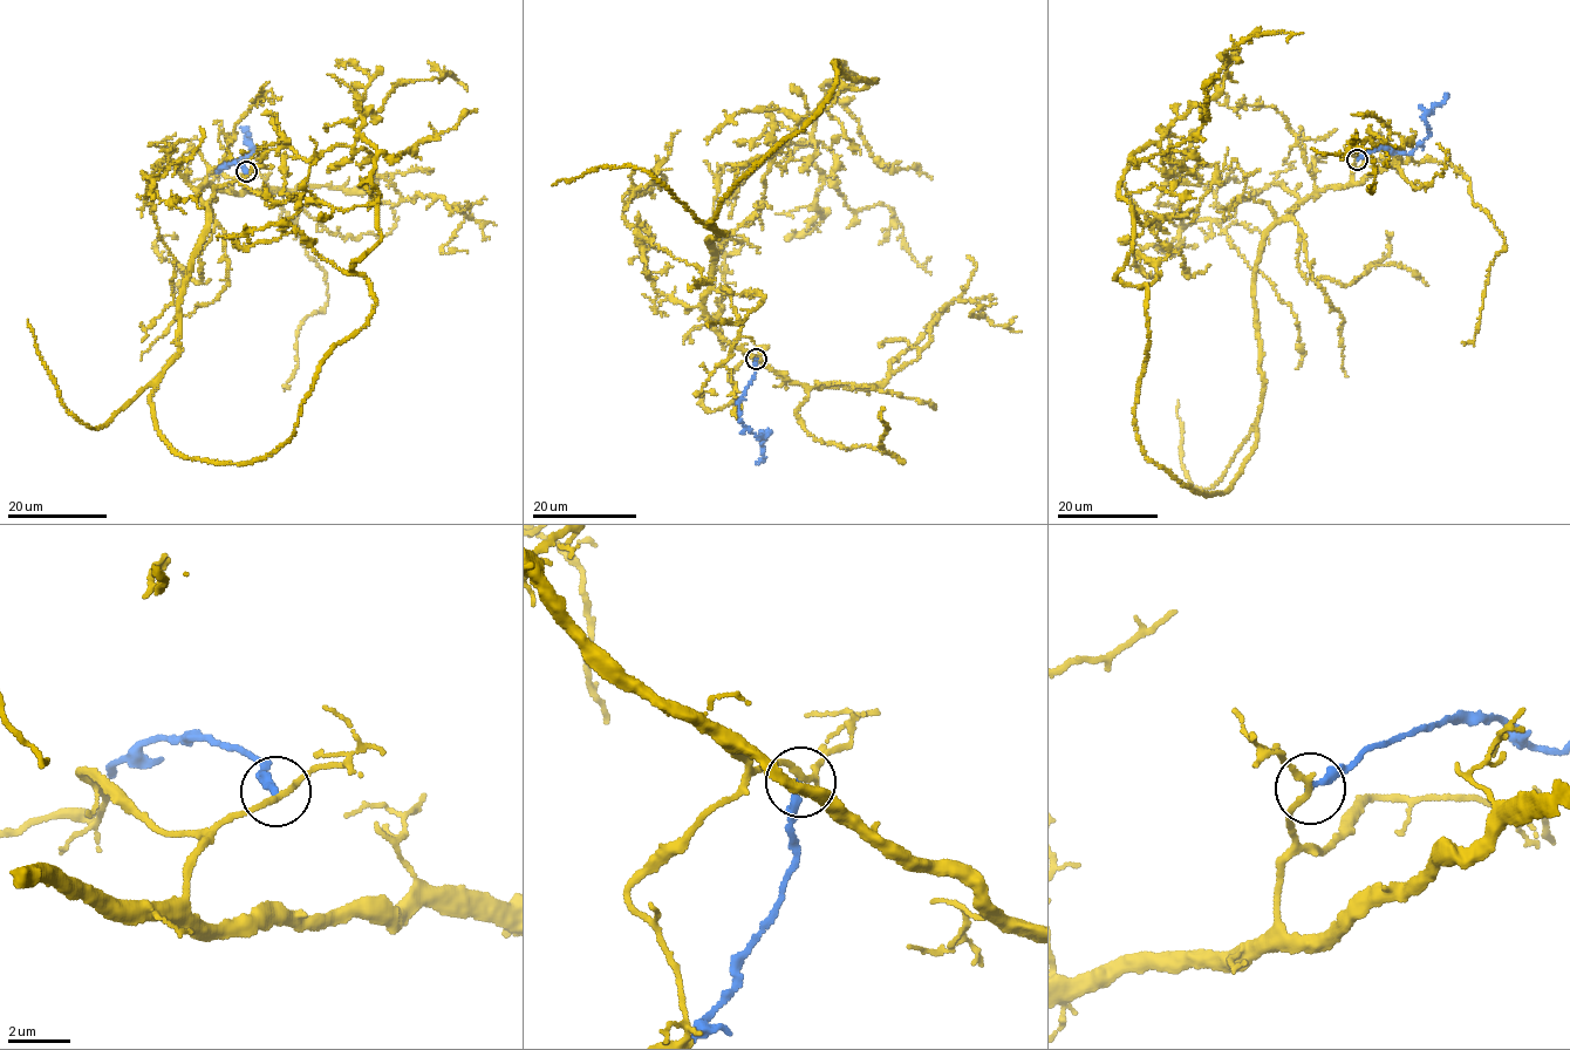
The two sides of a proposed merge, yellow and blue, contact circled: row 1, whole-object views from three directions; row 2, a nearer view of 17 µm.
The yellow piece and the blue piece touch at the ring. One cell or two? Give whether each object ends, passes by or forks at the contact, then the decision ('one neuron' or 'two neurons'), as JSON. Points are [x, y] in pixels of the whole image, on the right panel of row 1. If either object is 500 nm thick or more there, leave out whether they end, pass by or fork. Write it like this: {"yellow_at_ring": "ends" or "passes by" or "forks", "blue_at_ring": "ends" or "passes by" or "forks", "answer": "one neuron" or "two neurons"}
{"yellow_at_ring": "passes by", "blue_at_ring": "ends", "answer": "two neurons"}

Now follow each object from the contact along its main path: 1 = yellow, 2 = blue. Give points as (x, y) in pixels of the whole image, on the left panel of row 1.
1: (246, 172), (199, 189), (152, 394), (190, 459), (264, 458), (364, 326), (360, 118), (407, 81), (466, 90)
2: (246, 172), (233, 163), (225, 163), (217, 171), (252, 149), (245, 136), (247, 131), (240, 127)

